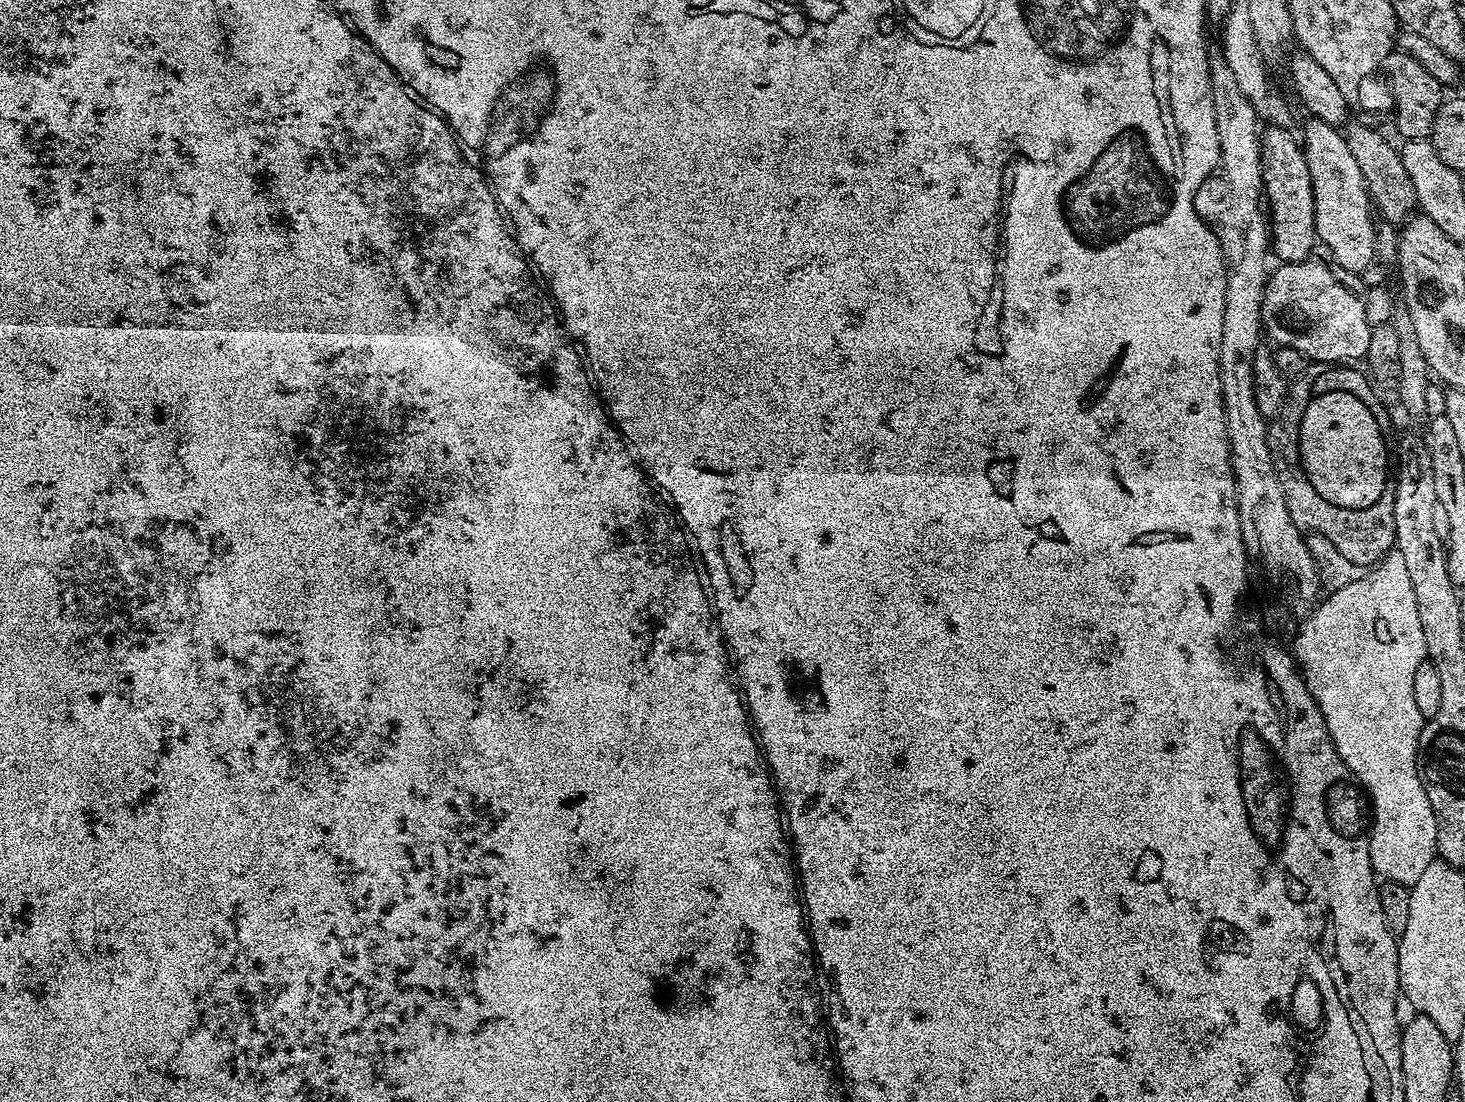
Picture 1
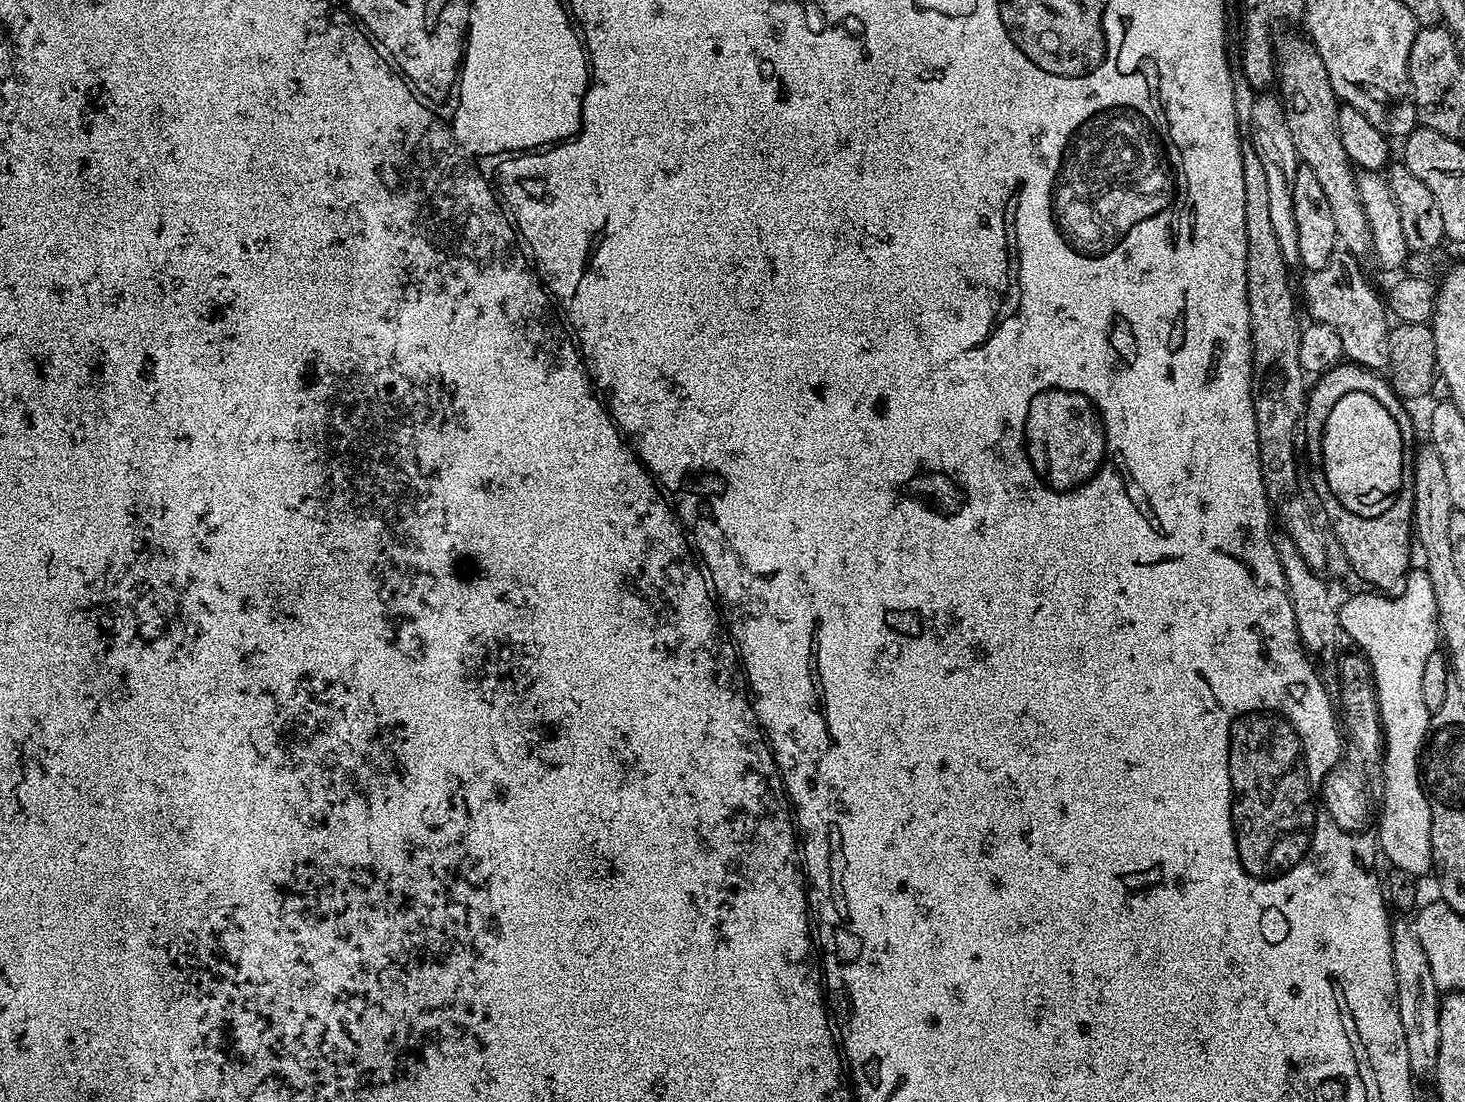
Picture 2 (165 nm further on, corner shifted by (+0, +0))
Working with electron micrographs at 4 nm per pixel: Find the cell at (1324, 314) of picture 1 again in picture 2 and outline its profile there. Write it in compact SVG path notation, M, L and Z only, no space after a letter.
M1343 250L1337 251L1336 255L1322 266L1322 270L1308 272L1304 280L1304 296L1302 292L1302 304L1308 307L1308 312L1313 321L1318 324L1325 324L1333 328L1342 338L1342 350L1344 356L1351 363L1360 364L1363 368L1373 370L1384 370L1388 366L1388 330L1390 327L1390 316L1386 311L1385 301L1372 289L1370 281L1364 277L1360 269L1361 261L1352 253Z

